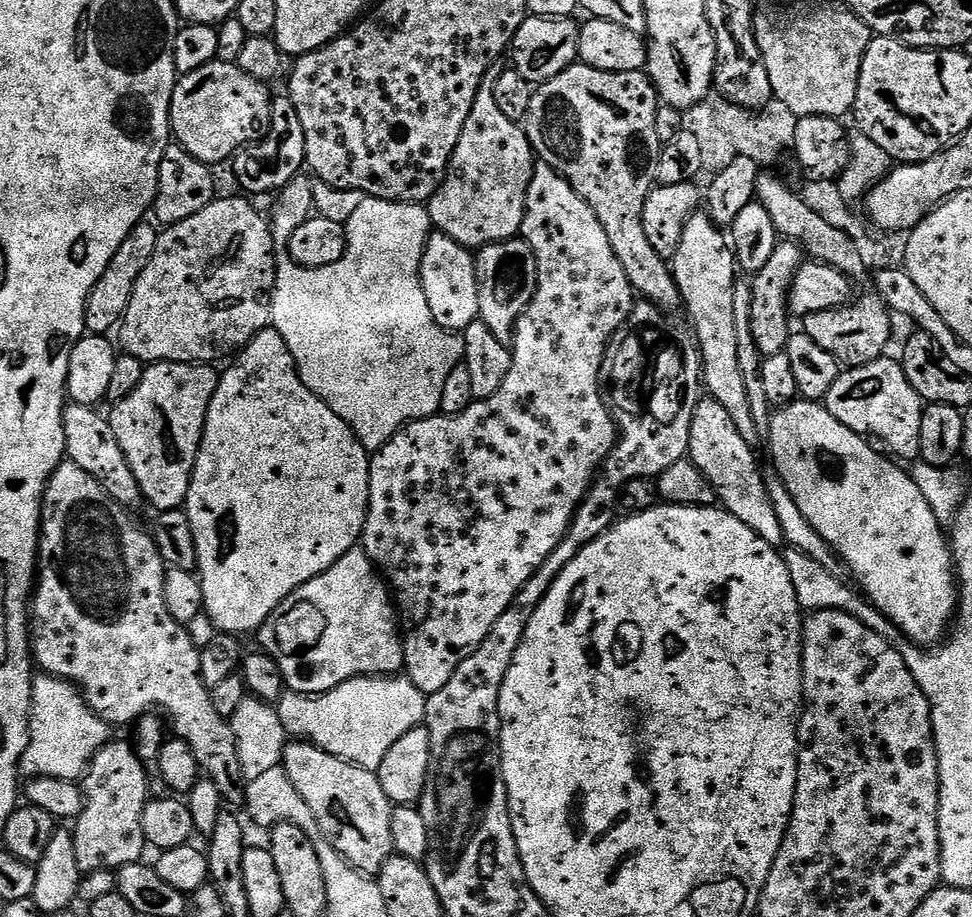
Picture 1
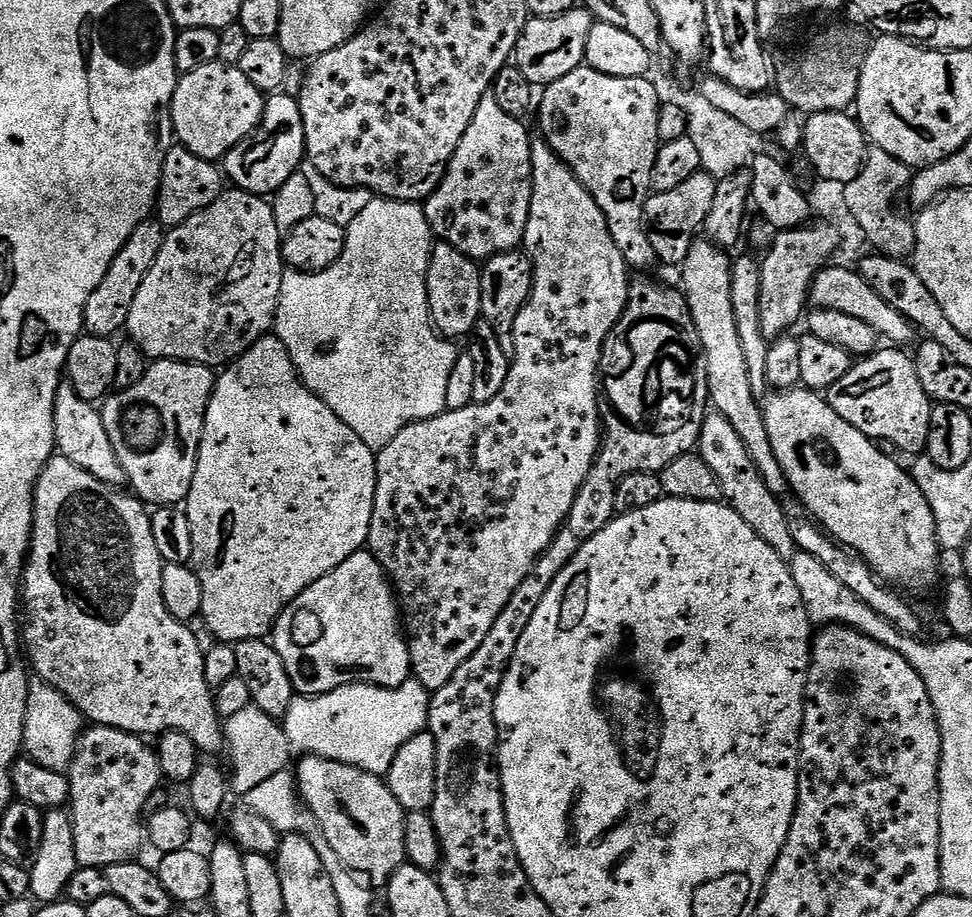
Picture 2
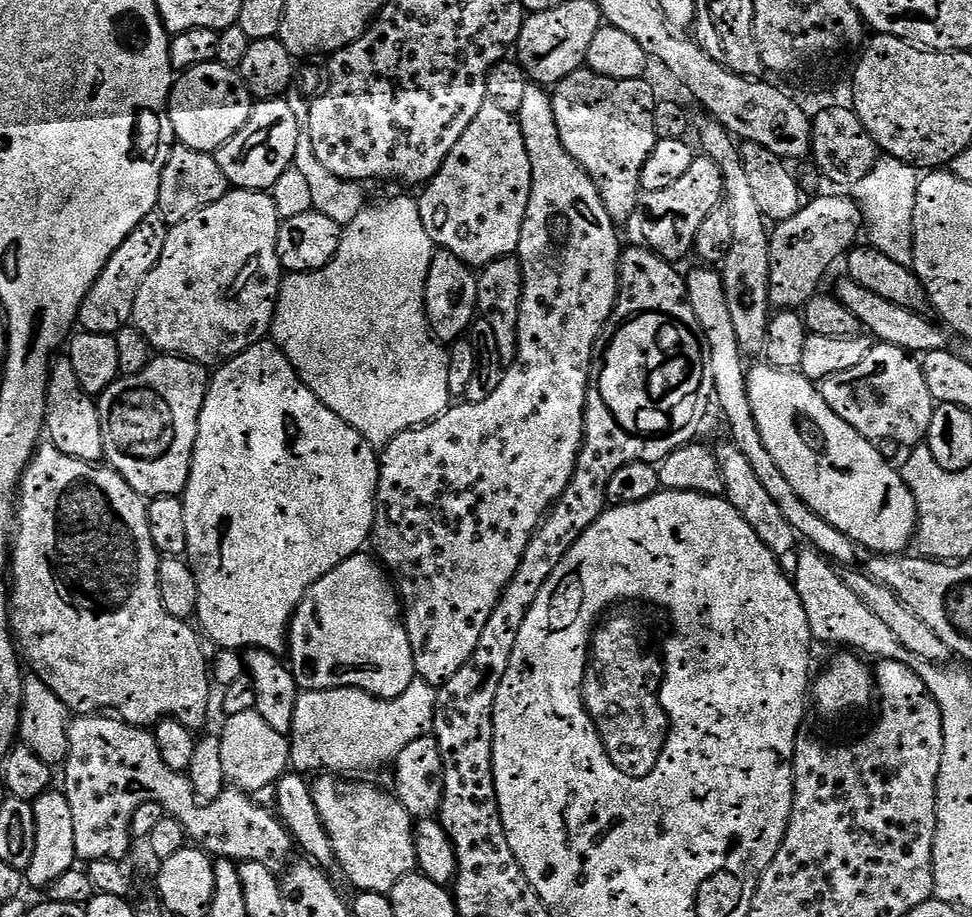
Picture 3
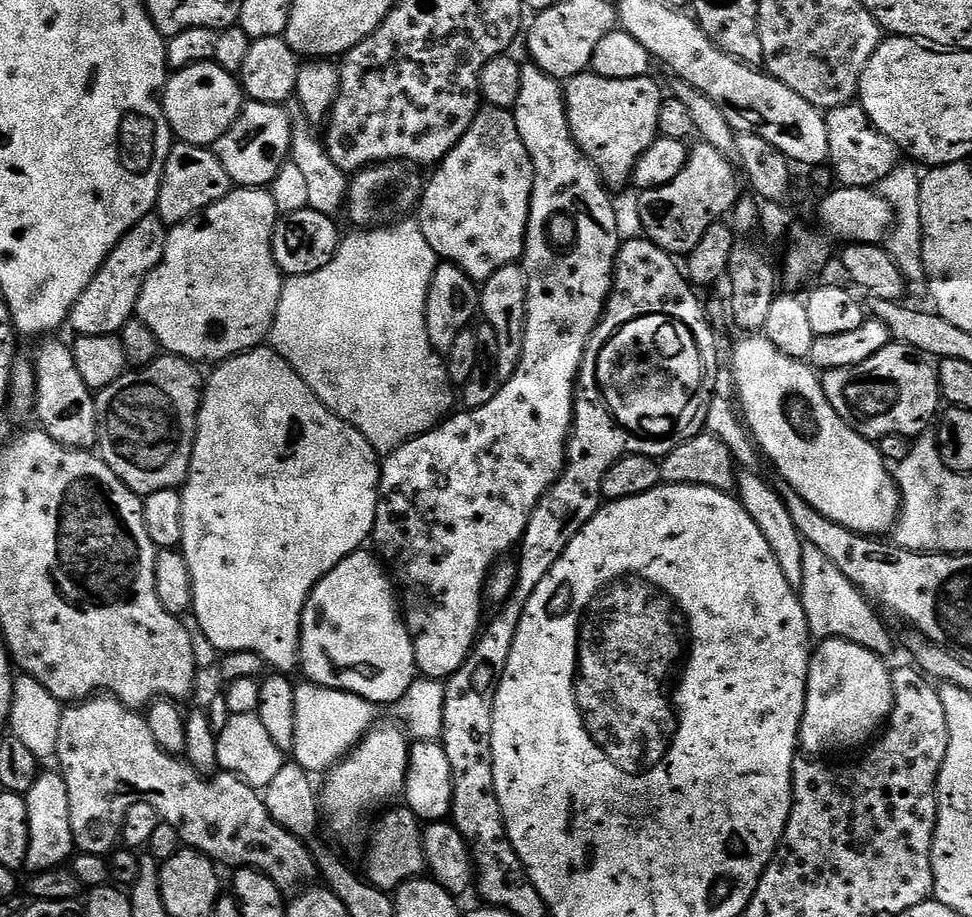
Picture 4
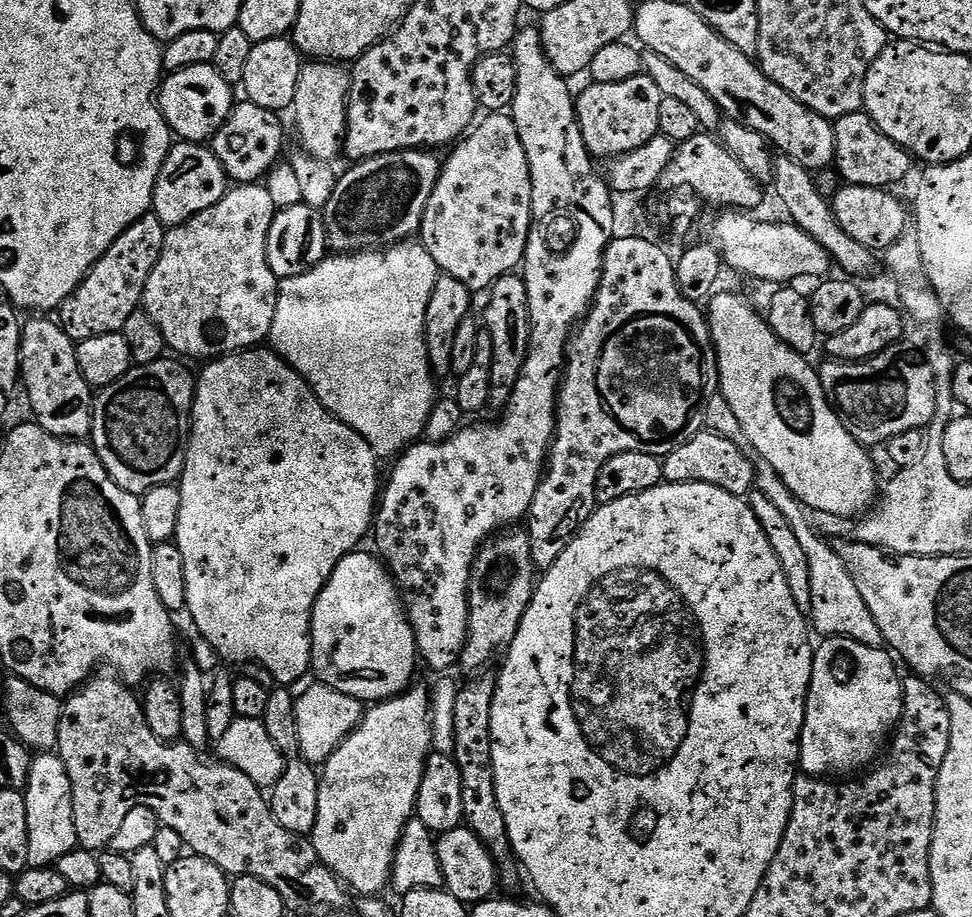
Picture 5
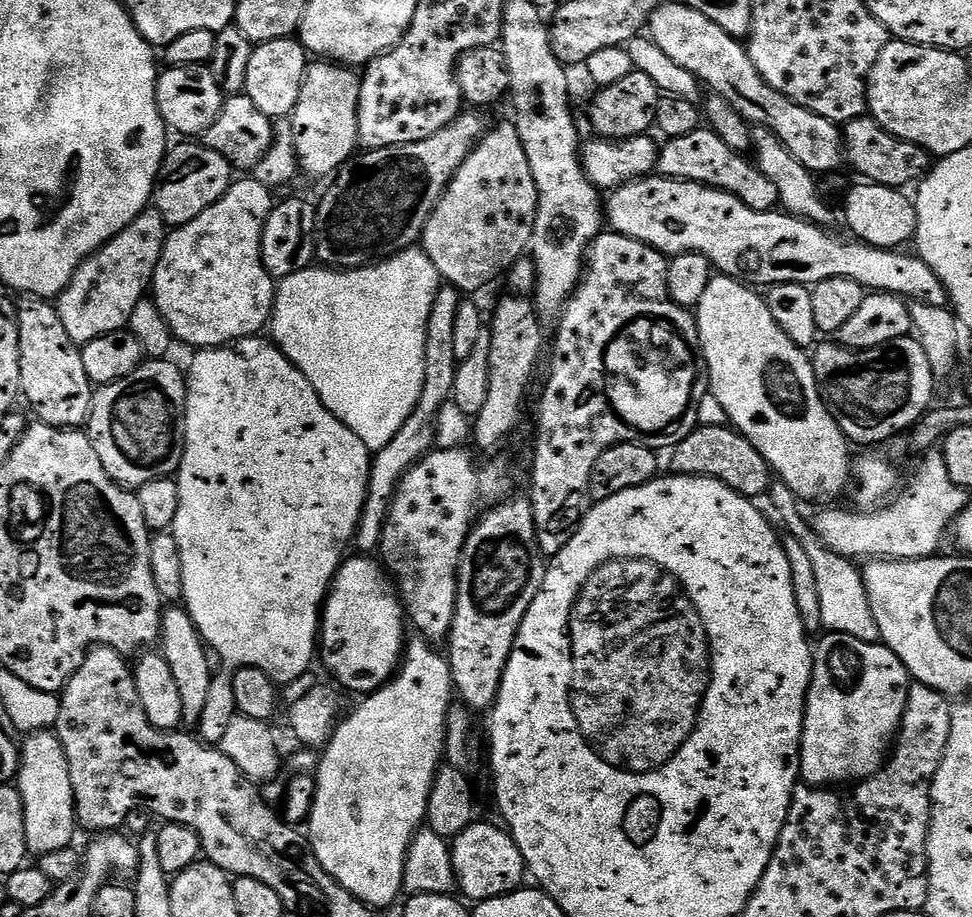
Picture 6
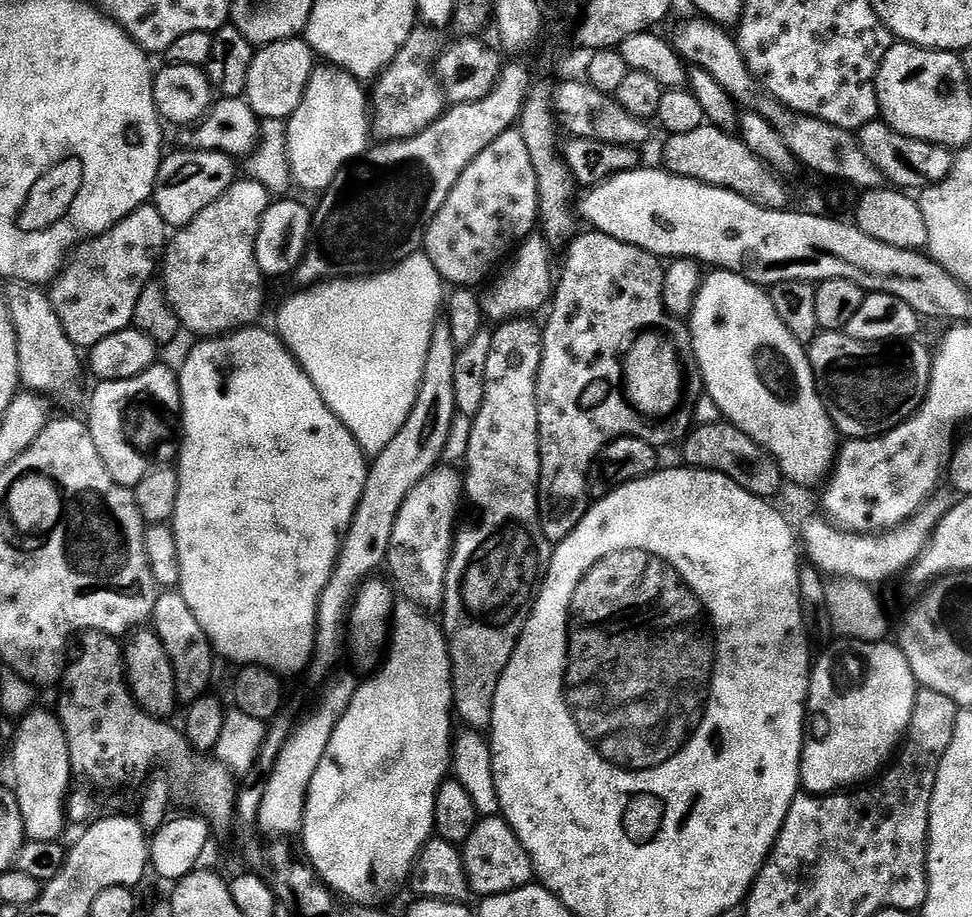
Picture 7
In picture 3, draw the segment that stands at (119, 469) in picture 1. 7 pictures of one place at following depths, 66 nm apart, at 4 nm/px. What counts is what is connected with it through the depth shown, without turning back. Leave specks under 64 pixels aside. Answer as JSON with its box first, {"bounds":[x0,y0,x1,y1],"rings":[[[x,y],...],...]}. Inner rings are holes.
{"bounds":[44,358,105,464],"rings":[[[60,358],[53,363],[48,374],[48,409],[44,415],[46,436],[62,454],[78,458],[82,462],[100,464],[105,459],[104,435],[97,401],[82,390],[78,374],[68,359]]]}

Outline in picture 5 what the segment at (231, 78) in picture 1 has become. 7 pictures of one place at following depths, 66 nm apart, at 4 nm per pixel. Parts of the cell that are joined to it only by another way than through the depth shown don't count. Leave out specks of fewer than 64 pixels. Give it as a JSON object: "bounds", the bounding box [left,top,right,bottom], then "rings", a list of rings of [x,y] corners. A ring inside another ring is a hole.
{"bounds":[158,64,233,142],"rings":[[[199,64],[171,73],[158,89],[158,103],[164,121],[181,141],[208,142],[232,113],[232,92],[233,85],[228,84],[222,74],[218,74],[215,64]]]}

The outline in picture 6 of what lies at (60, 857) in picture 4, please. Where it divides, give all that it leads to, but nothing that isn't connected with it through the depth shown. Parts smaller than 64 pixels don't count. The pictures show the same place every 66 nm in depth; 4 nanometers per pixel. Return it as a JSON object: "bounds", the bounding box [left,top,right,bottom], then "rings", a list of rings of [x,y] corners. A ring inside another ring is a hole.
{"bounds":[18,731,78,858],"rings":[[[55,731],[34,732],[25,735],[22,740],[20,750],[20,775],[18,777],[18,787],[20,789],[20,797],[24,803],[24,821],[26,822],[26,846],[29,853],[33,857],[39,858],[46,854],[51,854],[53,850],[62,850],[63,848],[73,847],[76,832],[78,833],[78,825],[76,823],[76,803],[74,802],[74,786],[70,786],[70,766],[66,762],[66,750],[62,750],[62,742],[57,738]]]}

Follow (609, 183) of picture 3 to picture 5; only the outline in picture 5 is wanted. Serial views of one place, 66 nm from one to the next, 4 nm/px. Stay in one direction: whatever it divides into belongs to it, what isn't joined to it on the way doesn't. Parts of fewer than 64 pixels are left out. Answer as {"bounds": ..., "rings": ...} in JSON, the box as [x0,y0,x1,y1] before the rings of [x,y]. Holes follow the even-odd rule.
{"bounds":[575,74,662,158],"rings":[[[641,74],[634,78],[626,78],[626,82],[606,82],[598,84],[589,83],[589,88],[584,88],[575,97],[576,117],[582,130],[582,138],[586,142],[588,151],[593,157],[611,158],[621,156],[630,150],[636,150],[638,146],[644,146],[650,142],[650,138],[658,135],[660,127],[658,126],[658,113],[662,107],[662,90],[654,86],[654,82],[647,74]]]}

